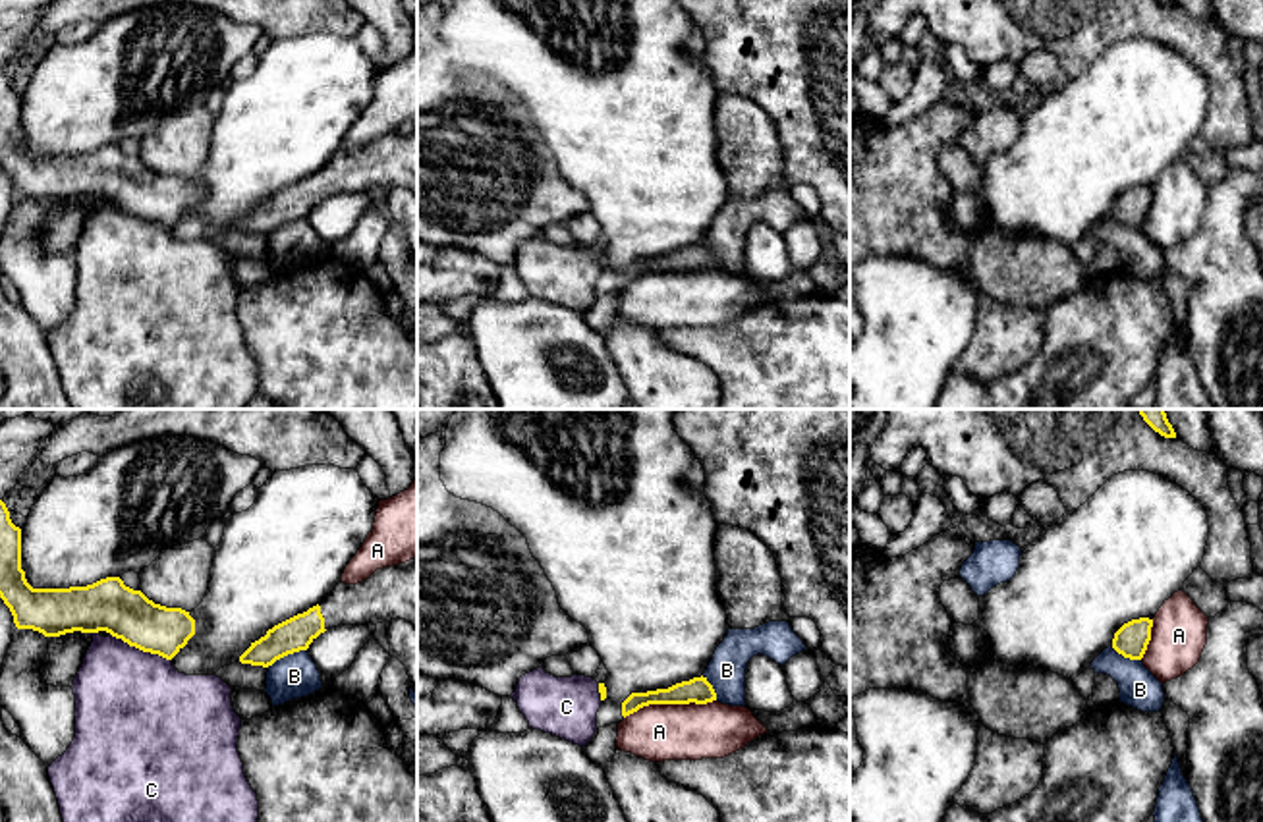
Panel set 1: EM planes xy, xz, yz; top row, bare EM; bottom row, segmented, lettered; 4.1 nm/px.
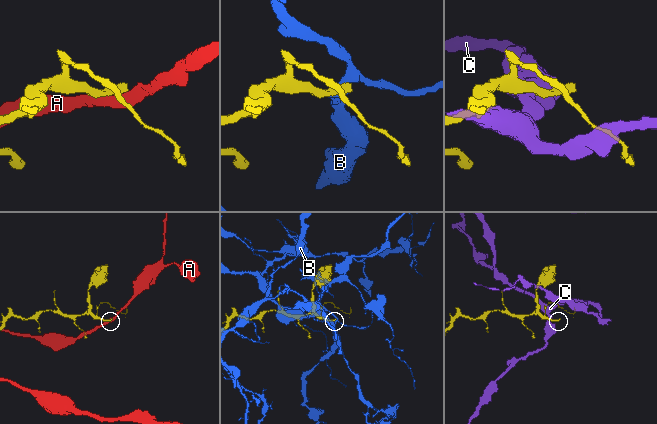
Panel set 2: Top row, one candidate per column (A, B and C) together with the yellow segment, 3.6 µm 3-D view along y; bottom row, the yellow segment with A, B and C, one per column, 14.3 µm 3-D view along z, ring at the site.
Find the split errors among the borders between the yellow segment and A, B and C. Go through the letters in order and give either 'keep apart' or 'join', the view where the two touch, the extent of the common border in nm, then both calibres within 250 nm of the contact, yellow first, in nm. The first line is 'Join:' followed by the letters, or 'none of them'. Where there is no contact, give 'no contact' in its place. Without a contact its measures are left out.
Join: none of them
A: keep apart; meets yellow in xz; contact 400 nm long; 110 nm thick on the yellow side, 240 nm on the other
B: keep apart; meets yellow in xy; contact 180 nm long; 140 nm thick on the yellow side, 190 nm on the other
C: keep apart; meets yellow in xy; contact 300 nm long; 220 nm thick on the yellow side, 480 nm on the other

